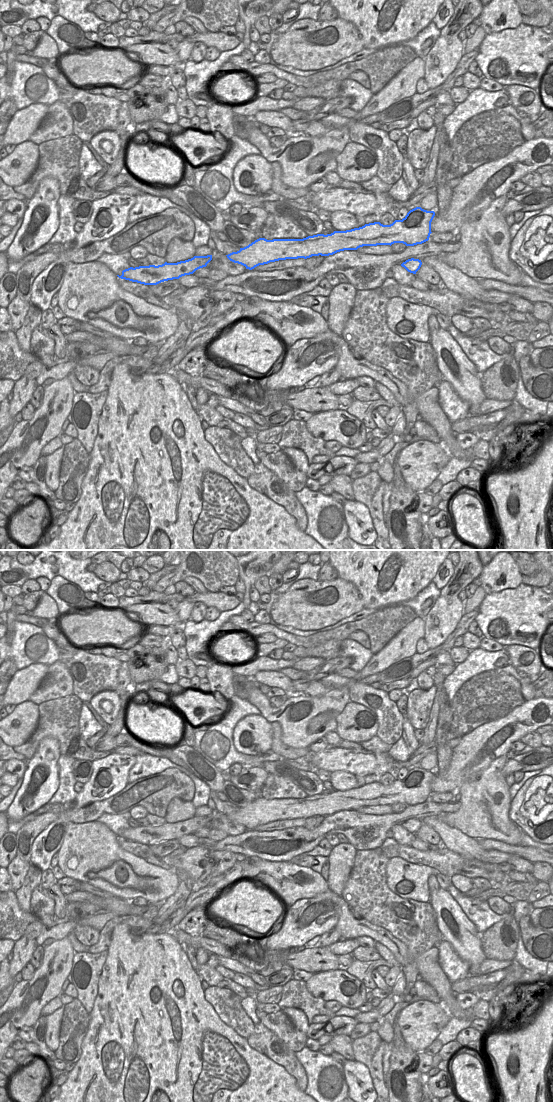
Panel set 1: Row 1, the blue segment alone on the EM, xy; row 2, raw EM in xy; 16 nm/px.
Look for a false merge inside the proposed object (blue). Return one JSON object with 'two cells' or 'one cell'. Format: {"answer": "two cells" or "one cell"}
{"answer": "two cells"}

